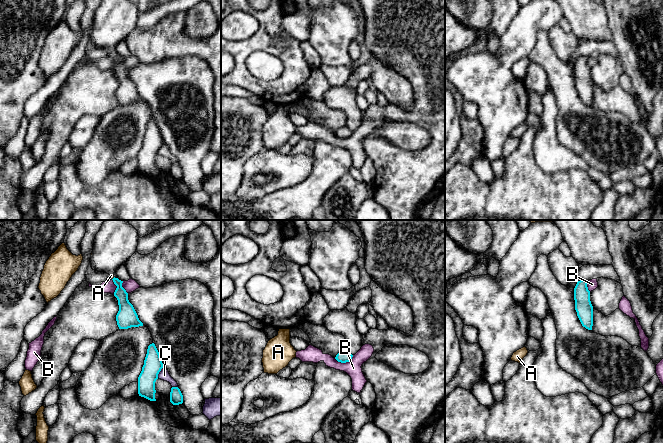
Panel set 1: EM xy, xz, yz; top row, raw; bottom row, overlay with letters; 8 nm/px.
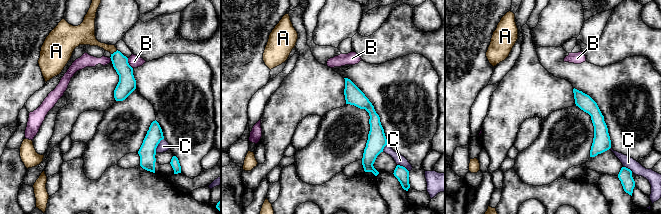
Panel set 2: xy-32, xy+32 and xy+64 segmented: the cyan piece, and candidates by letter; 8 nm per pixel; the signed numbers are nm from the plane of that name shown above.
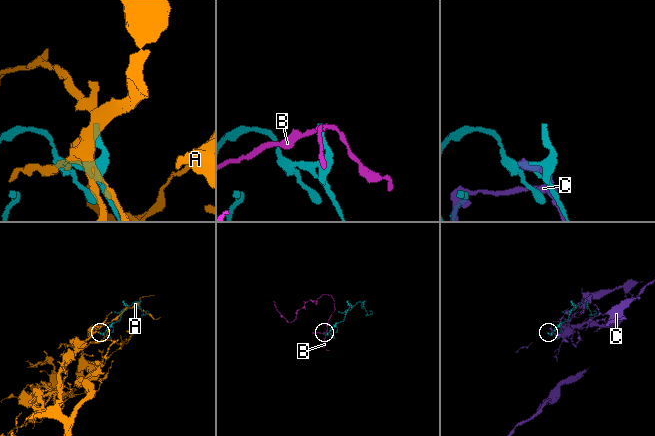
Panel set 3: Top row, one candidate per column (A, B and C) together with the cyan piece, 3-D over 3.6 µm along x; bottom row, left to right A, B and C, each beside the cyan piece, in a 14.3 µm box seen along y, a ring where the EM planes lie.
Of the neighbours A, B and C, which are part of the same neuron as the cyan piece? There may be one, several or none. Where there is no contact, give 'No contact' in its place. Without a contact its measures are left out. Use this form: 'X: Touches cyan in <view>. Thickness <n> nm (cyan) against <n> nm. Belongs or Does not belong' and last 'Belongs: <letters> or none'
A: Touches cyan in xy. Thickness 100 nm (cyan) against 20 nm. Belongs
B: Touches cyan in xz. Thickness 100 nm (cyan) against 130 nm. Does not belong
C: Touches cyan in xy. Thickness 150 nm (cyan) against 80 nm. Does not belong
Belongs: A

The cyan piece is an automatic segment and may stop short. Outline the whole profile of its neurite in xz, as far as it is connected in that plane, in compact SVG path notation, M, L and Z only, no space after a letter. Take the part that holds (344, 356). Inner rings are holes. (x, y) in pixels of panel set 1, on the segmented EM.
M346 349L339 352L335 359L338 361L338 362L341 362L341 363L346 363L346 362L349 362L351 359L352 359L353 355L351 353L349 353Z

